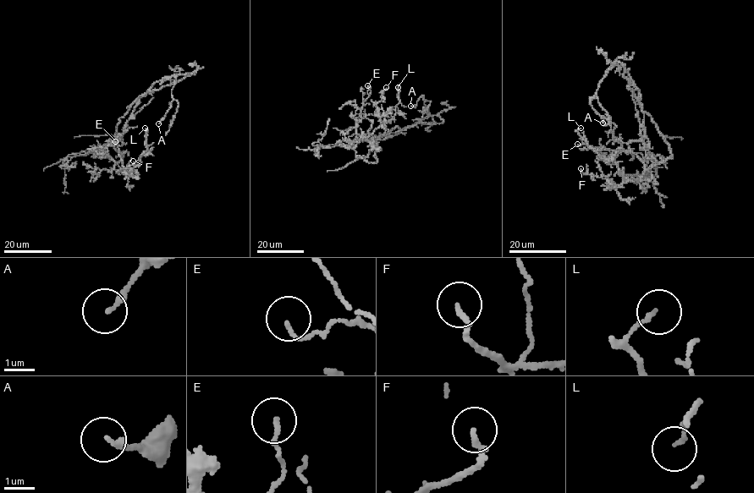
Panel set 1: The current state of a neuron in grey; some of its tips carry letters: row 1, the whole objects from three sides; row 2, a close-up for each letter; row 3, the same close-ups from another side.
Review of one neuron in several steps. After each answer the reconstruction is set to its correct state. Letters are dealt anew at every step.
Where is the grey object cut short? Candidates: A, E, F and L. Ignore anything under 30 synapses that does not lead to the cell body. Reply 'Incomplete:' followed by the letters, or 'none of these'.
Incomplete: none of these

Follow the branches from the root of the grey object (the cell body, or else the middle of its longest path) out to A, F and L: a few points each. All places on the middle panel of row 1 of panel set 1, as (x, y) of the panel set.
A: (379, 139), (395, 135), (426, 117), (427, 109), (423, 95), (414, 106), (410, 106)
F: (379, 139), (370, 139), (374, 147), (367, 138), (381, 123), (376, 112), (376, 104), (386, 87)
L: (379, 139), (370, 139), (374, 147), (367, 138), (393, 117), (400, 101), (398, 87)

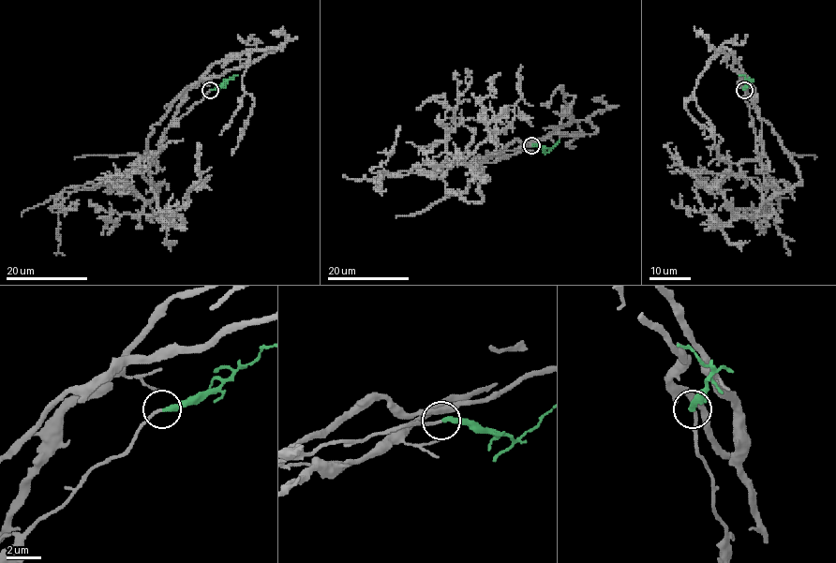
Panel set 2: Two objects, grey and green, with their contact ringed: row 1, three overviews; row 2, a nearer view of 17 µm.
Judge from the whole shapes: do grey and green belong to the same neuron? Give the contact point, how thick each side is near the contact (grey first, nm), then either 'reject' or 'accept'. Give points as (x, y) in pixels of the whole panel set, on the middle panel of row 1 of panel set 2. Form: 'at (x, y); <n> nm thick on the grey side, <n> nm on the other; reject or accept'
at (531, 145); 150 nm thick on the grey side, 280 nm on the other; accept

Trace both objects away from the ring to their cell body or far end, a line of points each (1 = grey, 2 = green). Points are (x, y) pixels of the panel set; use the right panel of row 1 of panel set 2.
1: (743, 90), (756, 138), (753, 86), (732, 55), (720, 52), (697, 79), (710, 155)
2: (743, 90), (749, 81), (739, 75)

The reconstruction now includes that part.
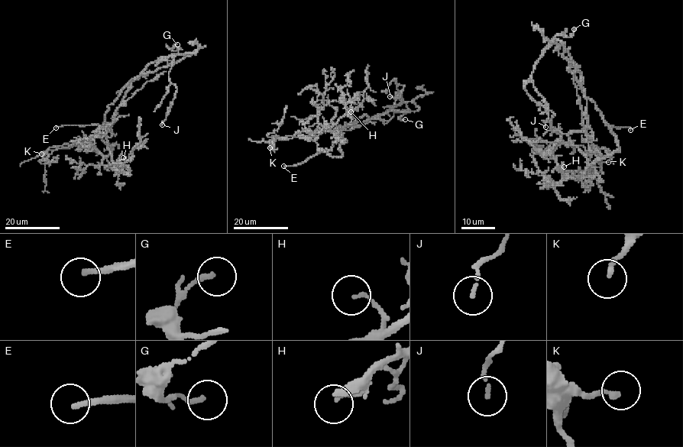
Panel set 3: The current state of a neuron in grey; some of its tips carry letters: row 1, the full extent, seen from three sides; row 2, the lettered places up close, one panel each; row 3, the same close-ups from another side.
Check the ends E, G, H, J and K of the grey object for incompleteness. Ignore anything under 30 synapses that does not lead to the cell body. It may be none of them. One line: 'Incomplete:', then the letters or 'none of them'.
Incomplete: E

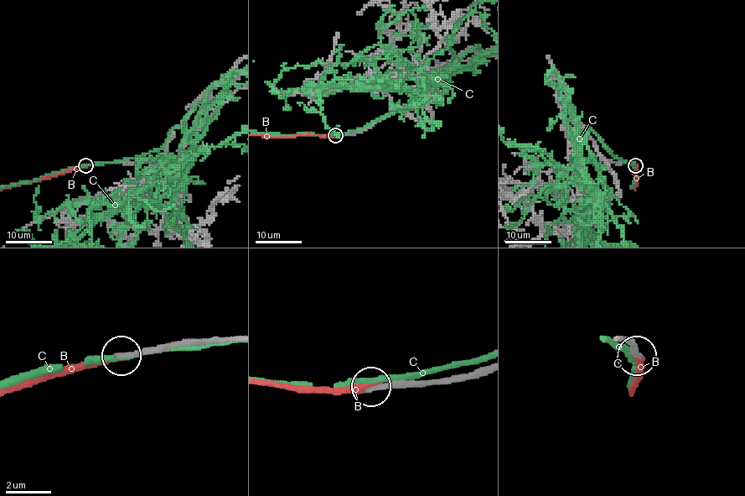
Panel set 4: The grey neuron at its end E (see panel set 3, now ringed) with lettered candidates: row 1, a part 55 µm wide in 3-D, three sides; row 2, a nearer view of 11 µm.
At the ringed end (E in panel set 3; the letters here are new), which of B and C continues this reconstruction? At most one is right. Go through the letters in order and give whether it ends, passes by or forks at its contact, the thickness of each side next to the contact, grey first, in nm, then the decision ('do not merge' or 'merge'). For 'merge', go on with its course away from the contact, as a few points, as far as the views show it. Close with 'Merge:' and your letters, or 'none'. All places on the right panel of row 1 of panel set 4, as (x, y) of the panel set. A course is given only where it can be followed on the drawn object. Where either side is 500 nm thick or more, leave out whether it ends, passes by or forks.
B: it ends | 280/280 nm | merge
C: it passes by | 240/240 nm | do not merge
Merge: B

